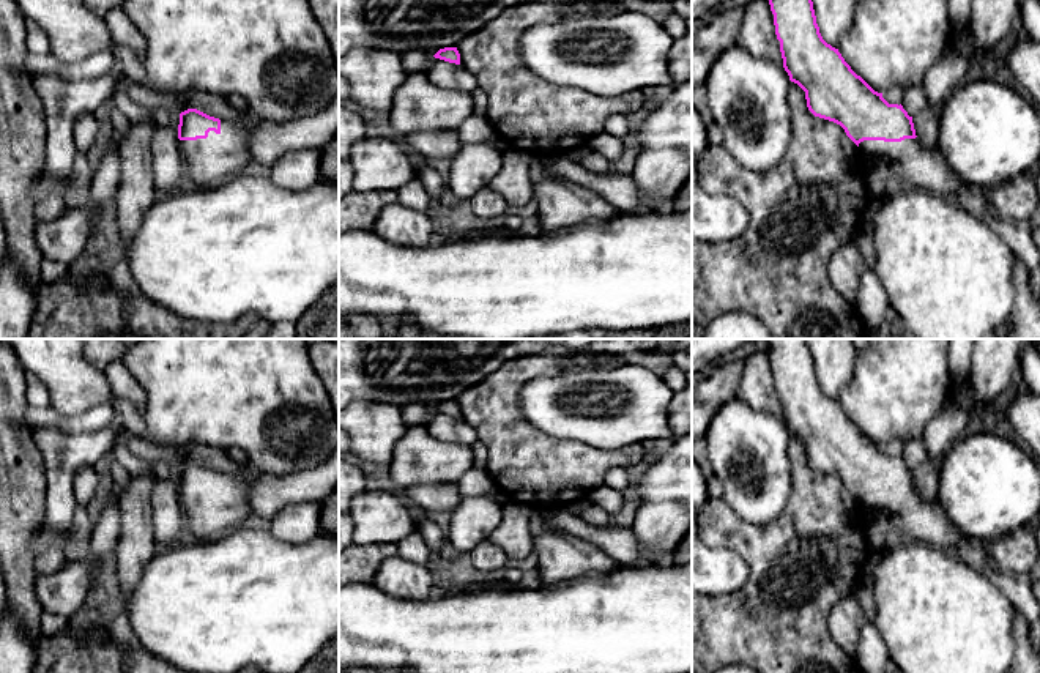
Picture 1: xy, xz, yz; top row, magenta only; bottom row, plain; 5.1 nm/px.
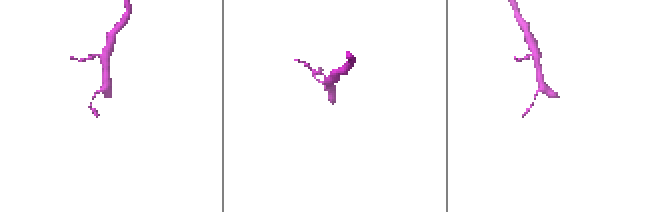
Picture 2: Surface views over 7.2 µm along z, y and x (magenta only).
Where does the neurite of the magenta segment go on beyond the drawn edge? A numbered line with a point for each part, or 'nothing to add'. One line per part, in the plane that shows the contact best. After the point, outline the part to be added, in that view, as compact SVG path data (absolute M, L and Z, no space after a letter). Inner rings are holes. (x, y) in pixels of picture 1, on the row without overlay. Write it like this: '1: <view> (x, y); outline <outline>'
1: yz (921, 520); outline M916 492L901 495L864 493L859 501L867 509L884 508L901 528L900 539L930 544L956 553L958 542L968 539L938 503Z

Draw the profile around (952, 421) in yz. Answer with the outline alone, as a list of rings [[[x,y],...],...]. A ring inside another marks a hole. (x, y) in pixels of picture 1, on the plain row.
[[[953,389],[938,410],[934,421],[925,429],[922,443],[928,452],[928,460],[919,465],[912,476],[917,492],[927,501],[938,503],[939,468],[933,460],[944,457],[952,444],[968,432],[969,419],[971,416],[958,405]]]

